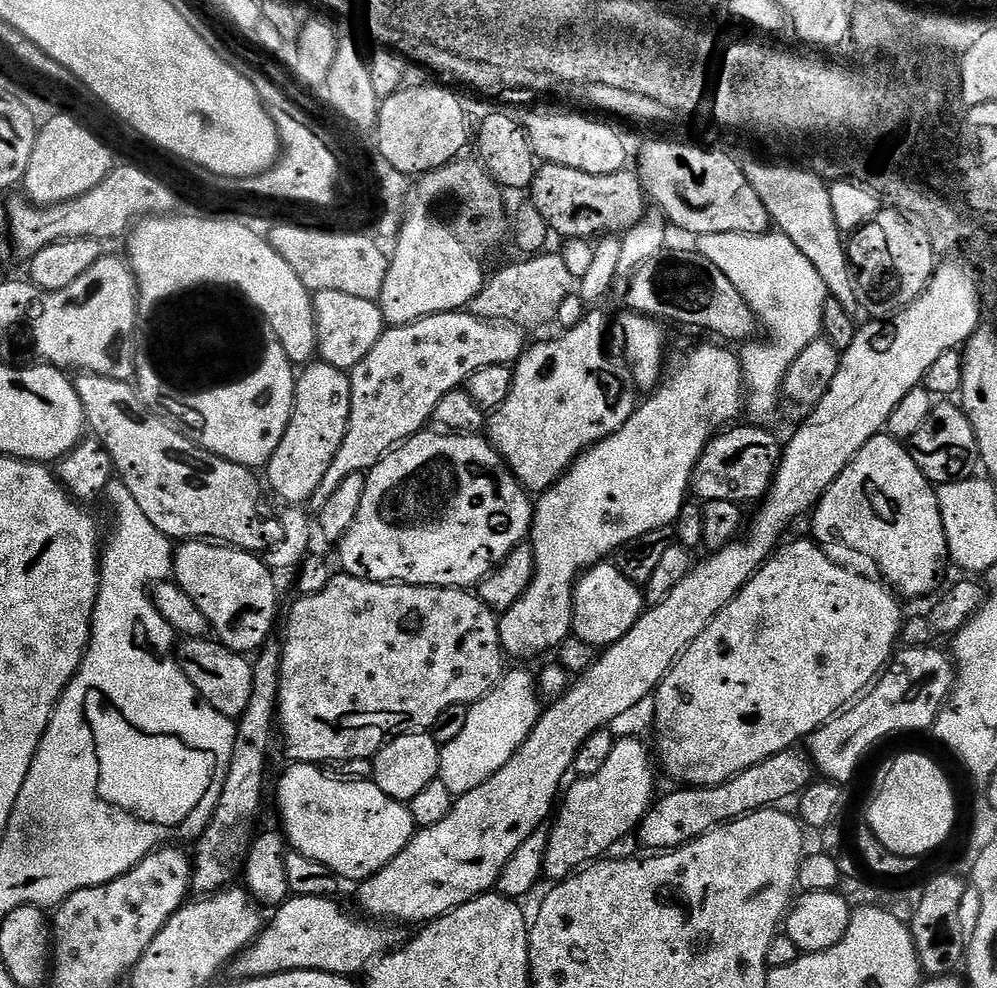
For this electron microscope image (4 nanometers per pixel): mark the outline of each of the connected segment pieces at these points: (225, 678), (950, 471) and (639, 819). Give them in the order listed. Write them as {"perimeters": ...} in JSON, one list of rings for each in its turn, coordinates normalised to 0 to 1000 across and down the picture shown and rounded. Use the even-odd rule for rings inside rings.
{"perimeters":[[[[216,646],[186,647],[176,657],[181,676],[191,686],[195,698],[219,723],[230,727],[240,727],[247,715],[251,715],[253,701],[253,673],[248,663],[236,660]],[[185,652],[185,653],[184,653]]],[[[959,407],[936,408],[933,423],[925,427],[925,432],[919,436],[917,443],[909,446],[909,452],[913,464],[917,464],[931,489],[936,492],[970,486],[981,474],[983,456],[979,440],[966,412]]],[[[619,748],[616,759],[612,759],[612,767],[608,767],[608,775],[604,775],[600,783],[569,795],[556,826],[558,835],[553,835],[550,843],[546,872],[546,887],[549,890],[554,890],[554,893],[570,890],[591,872],[613,863],[610,861],[621,850],[628,849],[633,842],[635,845],[641,839],[659,805],[652,761],[651,765],[644,750]]]]}

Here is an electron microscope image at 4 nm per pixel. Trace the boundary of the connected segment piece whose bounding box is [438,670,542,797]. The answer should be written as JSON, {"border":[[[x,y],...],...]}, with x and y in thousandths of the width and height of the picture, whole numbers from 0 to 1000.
{"border":[[[507,679],[502,689],[483,707],[470,716],[467,733],[460,740],[459,747],[455,747],[453,751],[444,754],[441,758],[439,788],[447,791],[447,800],[451,800],[454,807],[462,806],[475,800],[475,796],[483,796],[483,791],[487,791],[487,787],[491,787],[499,779],[504,779],[504,775],[508,775],[508,771],[512,771],[512,767],[516,767],[520,755],[524,755],[524,751],[528,751],[530,744],[538,738],[543,720],[544,705],[540,699],[539,685],[535,681],[533,684],[530,680]]]}

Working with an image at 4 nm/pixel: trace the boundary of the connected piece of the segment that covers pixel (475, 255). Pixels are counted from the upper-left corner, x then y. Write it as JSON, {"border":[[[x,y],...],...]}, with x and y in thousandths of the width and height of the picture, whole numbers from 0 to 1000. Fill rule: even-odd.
{"border":[[[458,160],[452,165],[435,171],[433,174],[427,174],[416,183],[416,198],[410,209],[409,216],[406,218],[405,227],[402,229],[401,236],[398,237],[398,249],[395,257],[389,264],[389,276],[387,277],[387,285],[383,289],[383,298],[380,302],[380,310],[385,319],[386,329],[398,332],[404,328],[410,328],[416,324],[422,324],[428,320],[435,318],[443,318],[444,316],[459,316],[468,313],[480,296],[485,293],[487,286],[487,275],[485,279],[485,266],[489,263],[489,258],[501,249],[507,242],[512,239],[512,219],[506,216],[506,198],[497,181],[489,175],[489,171],[484,165],[478,164],[476,161],[465,162],[466,160]]]}

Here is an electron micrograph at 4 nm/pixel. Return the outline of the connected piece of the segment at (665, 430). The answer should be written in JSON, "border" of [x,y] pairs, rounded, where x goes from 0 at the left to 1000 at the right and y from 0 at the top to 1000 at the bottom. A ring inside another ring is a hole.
{"border":[[[702,348],[691,356],[680,357],[678,365],[669,369],[660,392],[651,400],[655,401],[639,412],[628,431],[595,453],[589,453],[555,494],[541,499],[532,539],[536,565],[534,588],[524,605],[520,605],[511,619],[505,620],[499,628],[502,654],[511,665],[530,668],[553,656],[554,659],[561,657],[574,639],[574,596],[578,594],[580,584],[597,571],[609,568],[628,549],[677,531],[691,501],[694,477],[704,455],[720,435],[741,426],[738,424],[742,417],[744,421],[748,409],[742,361],[730,353],[733,351],[718,348]]]}

